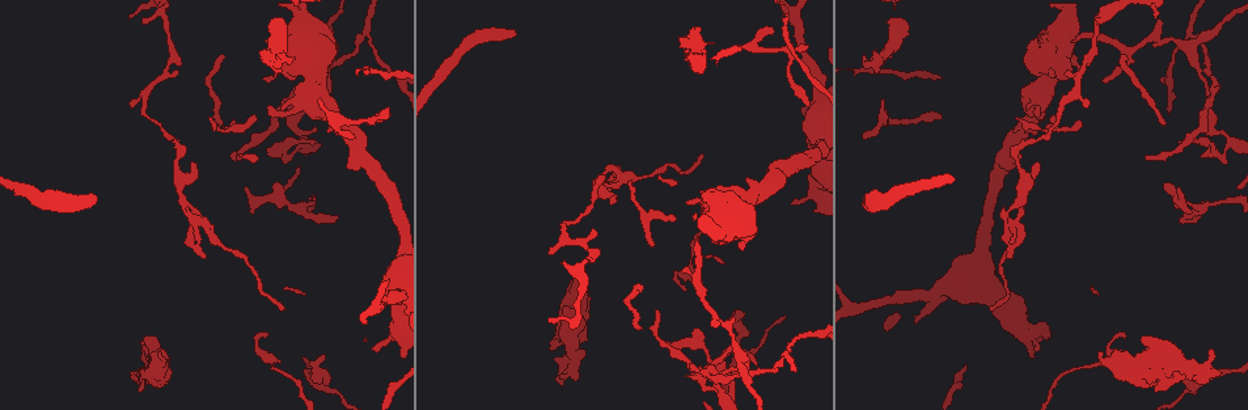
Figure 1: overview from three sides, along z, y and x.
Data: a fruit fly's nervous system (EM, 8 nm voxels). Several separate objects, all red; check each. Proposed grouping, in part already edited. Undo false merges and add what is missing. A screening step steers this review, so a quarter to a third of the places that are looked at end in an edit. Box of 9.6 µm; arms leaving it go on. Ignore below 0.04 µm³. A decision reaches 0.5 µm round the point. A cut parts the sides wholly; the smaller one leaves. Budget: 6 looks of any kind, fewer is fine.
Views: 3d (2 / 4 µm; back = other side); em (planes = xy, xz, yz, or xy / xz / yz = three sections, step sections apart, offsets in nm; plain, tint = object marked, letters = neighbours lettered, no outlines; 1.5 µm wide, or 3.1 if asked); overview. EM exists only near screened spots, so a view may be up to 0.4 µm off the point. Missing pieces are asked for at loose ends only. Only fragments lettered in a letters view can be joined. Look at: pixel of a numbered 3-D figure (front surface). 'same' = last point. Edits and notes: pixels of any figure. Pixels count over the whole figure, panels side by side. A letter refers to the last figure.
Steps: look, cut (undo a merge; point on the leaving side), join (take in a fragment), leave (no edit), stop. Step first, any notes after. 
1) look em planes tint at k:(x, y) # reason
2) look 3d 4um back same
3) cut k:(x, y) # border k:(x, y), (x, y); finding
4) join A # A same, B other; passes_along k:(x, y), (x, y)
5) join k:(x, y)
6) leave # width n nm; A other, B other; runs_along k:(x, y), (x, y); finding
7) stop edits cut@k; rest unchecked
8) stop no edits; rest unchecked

look em xy step 8 letters at 1:(1010, 255) # tapers out

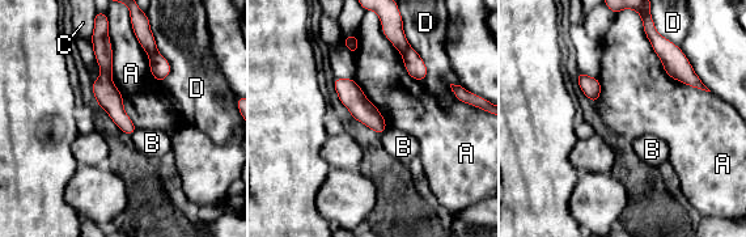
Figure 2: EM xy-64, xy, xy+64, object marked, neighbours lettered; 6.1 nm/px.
look em xz step 8 letters same

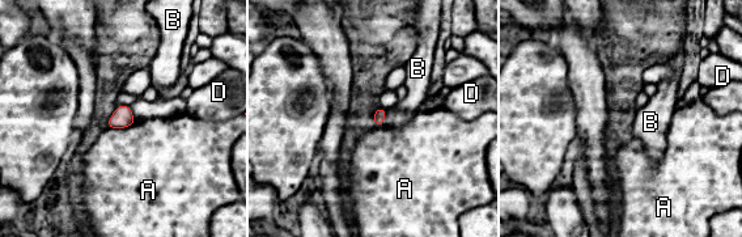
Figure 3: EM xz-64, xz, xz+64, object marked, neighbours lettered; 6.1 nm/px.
leave # A other, B other, D other; border 3:(136, 121), (124, 127), (106, 128); none of them fits

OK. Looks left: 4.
look 3d 2um at 1:(514, 35) # an open end

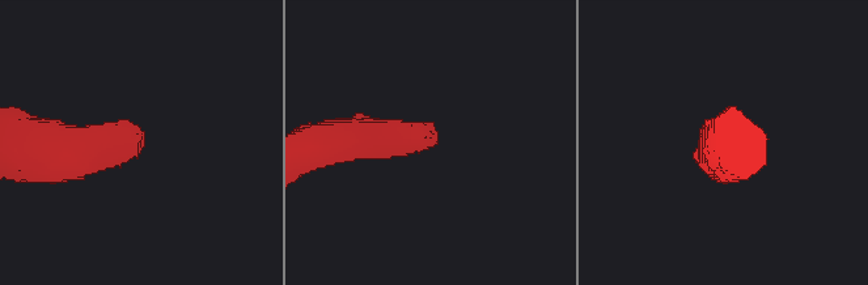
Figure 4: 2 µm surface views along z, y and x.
look em xy step 4 tint at 4:(436, 143) # need the tissue

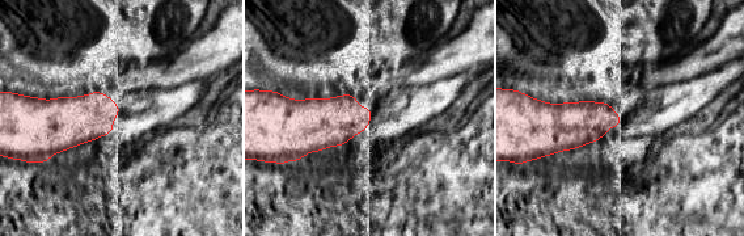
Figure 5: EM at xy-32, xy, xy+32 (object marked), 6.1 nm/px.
look em xy step 4 letters same # what lies round it

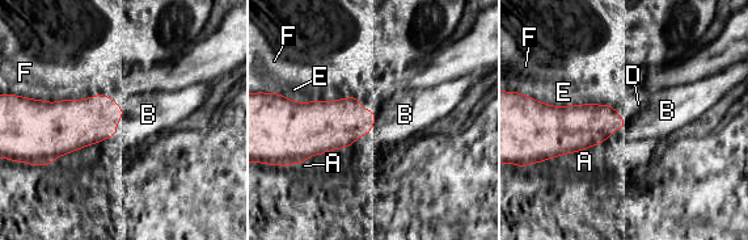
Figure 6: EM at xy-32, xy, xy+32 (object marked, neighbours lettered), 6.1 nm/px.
join B # width 200 nm; A other, B same, D other, E other, F other; passes_along 6:(333, 125), (374, 123), (405, 114); the neuron continues

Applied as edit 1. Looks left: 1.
stop edits join@6; rest unchecked

